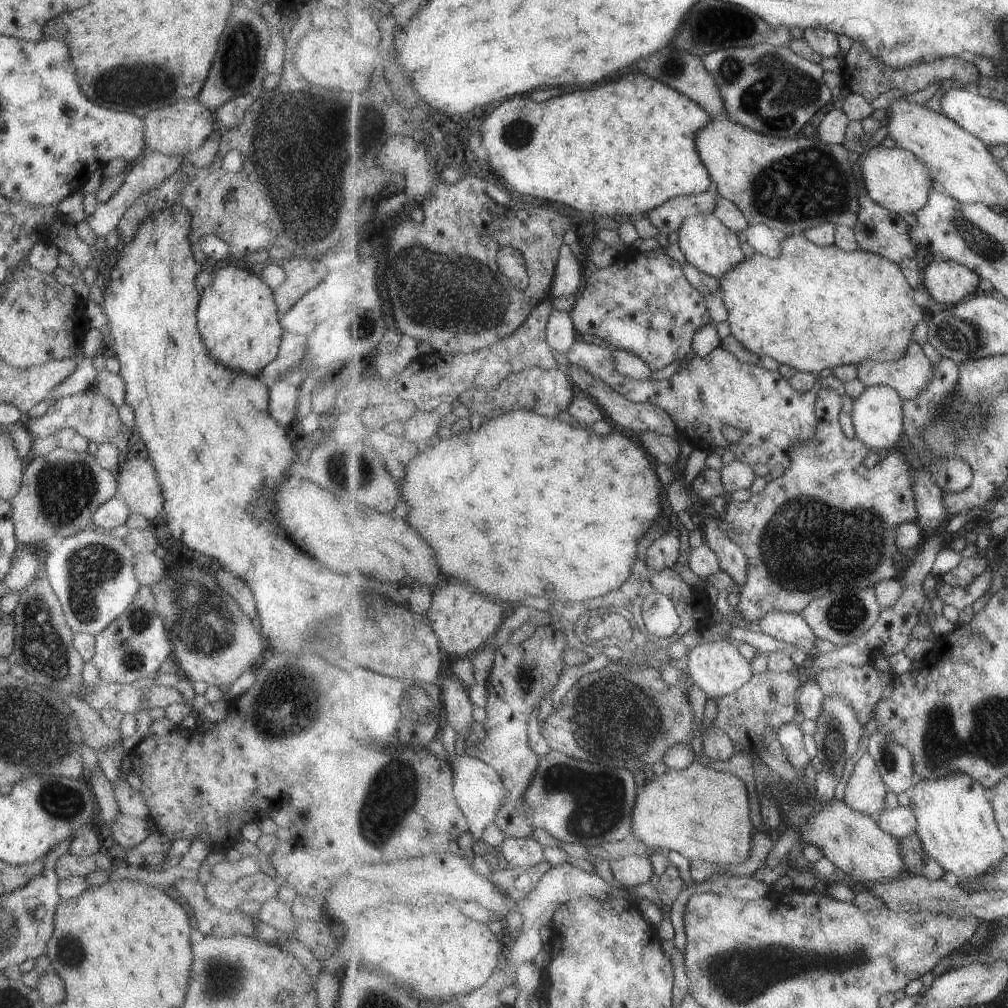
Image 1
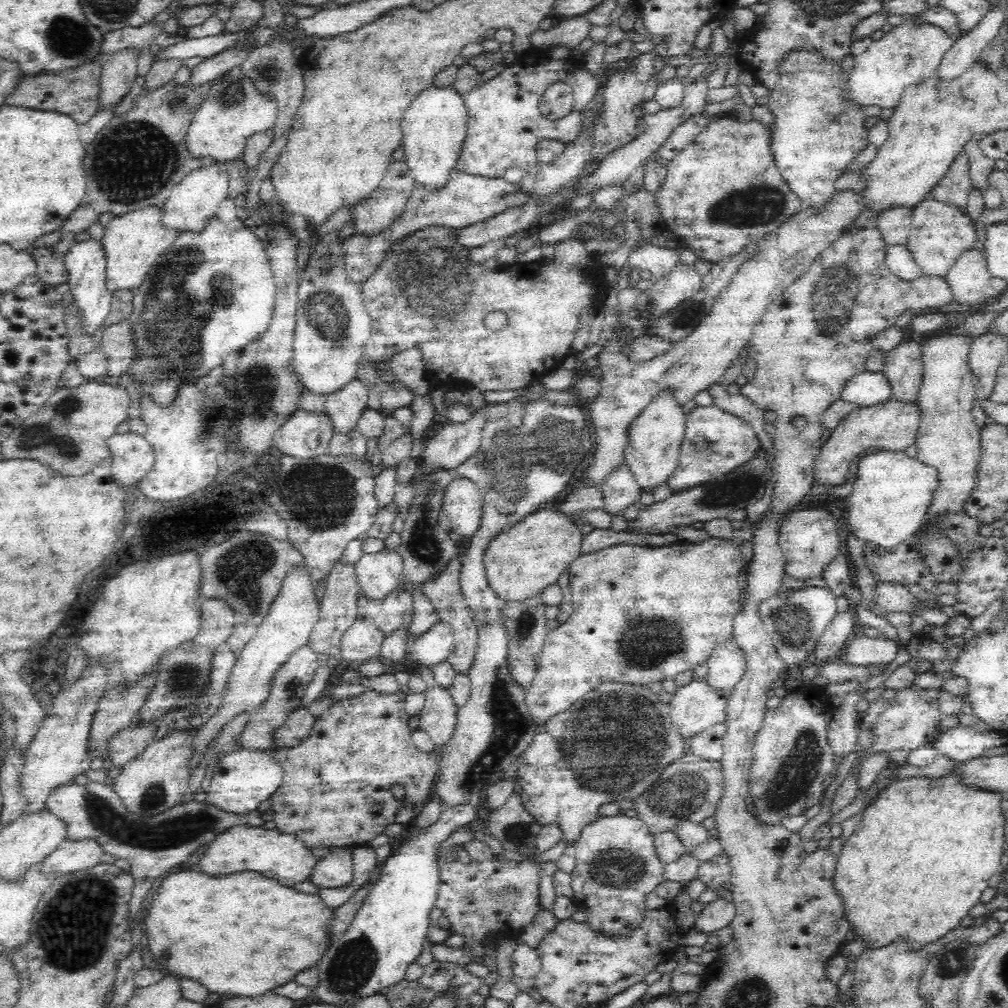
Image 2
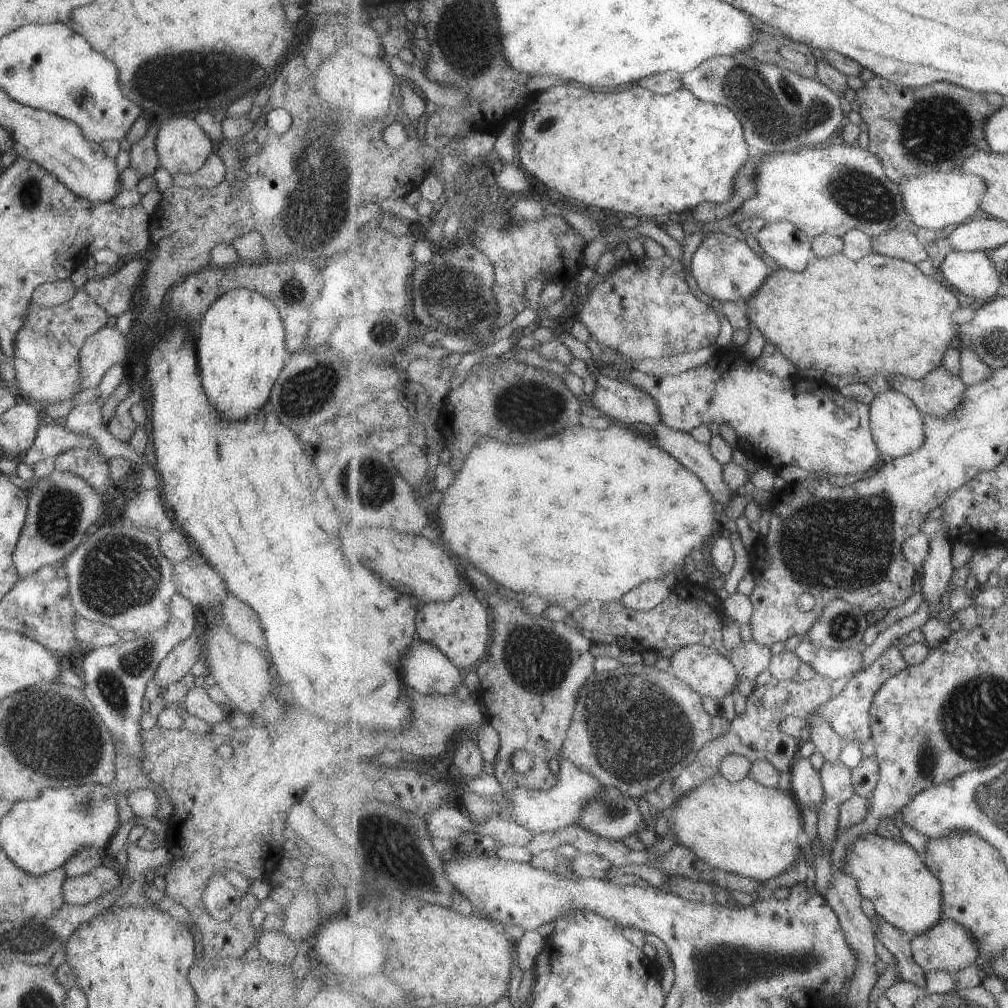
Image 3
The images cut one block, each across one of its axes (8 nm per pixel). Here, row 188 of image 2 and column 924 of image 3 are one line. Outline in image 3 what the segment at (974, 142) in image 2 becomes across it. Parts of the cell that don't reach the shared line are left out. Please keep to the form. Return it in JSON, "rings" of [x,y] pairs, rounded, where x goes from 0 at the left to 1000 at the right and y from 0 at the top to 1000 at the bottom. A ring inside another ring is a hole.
{"rings":[[[871,908],[870,914],[870,930],[889,949],[896,972],[920,980],[921,964],[907,948],[907,928],[891,921],[873,908]]]}

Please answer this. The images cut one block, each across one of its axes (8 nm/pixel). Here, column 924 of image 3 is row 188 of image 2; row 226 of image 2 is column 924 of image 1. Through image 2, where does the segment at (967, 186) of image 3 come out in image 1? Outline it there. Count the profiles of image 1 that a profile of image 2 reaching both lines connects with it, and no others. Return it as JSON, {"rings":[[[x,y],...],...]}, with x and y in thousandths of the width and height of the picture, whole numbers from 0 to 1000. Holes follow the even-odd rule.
{"rings":[[[874,143],[869,144],[861,150],[855,165],[861,193],[885,210],[898,214],[909,213],[921,202],[929,181],[925,179],[924,169],[908,151],[893,145],[880,147]]]}

